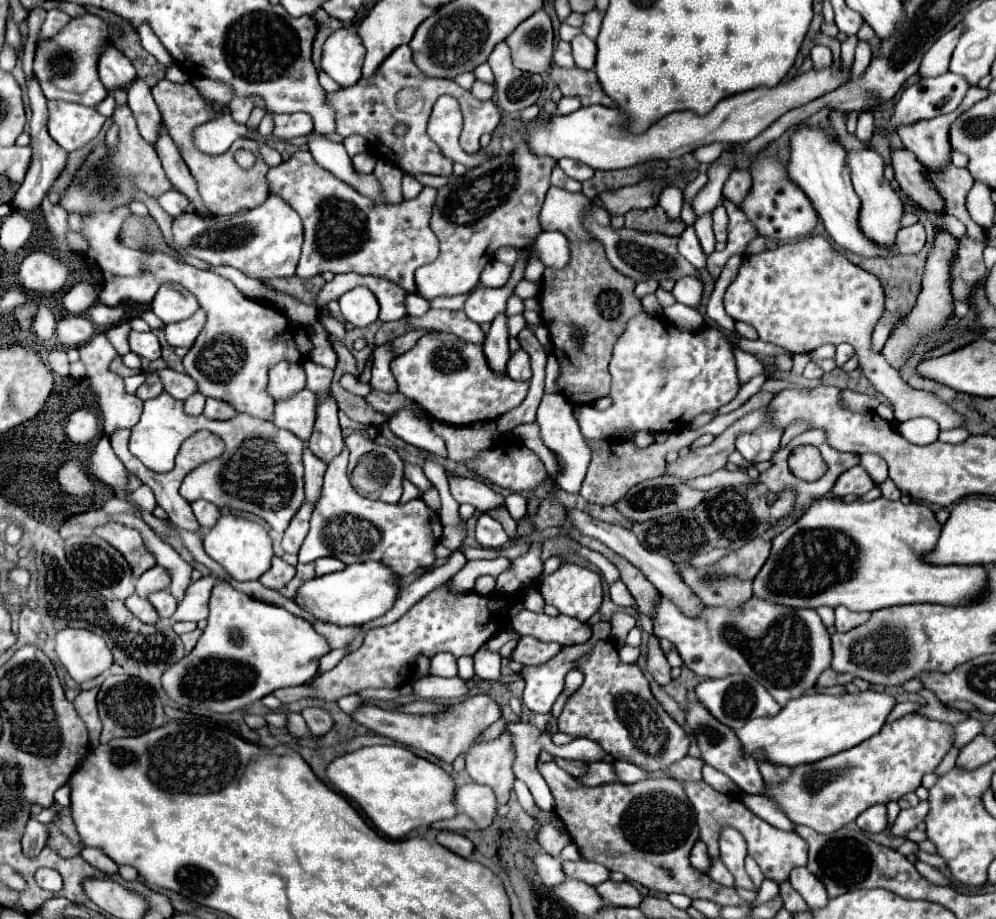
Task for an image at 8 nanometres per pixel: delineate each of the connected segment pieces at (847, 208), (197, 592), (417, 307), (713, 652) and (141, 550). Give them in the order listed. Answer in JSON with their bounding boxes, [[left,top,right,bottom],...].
[[788,127,894,257],[172,575,216,623],[404,293,430,317],[652,595,832,705],[96,523,154,577]]

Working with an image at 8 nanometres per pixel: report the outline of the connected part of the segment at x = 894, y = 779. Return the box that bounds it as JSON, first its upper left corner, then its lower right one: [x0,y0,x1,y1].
[762,713,954,833]

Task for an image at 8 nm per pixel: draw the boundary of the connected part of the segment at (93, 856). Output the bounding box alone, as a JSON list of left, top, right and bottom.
[80,847,118,875]

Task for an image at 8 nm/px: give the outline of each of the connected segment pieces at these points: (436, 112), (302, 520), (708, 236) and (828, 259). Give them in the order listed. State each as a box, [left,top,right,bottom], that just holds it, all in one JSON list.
[[428,95,488,167],[282,503,312,555],[694,213,716,255],[724,235,964,431]]

